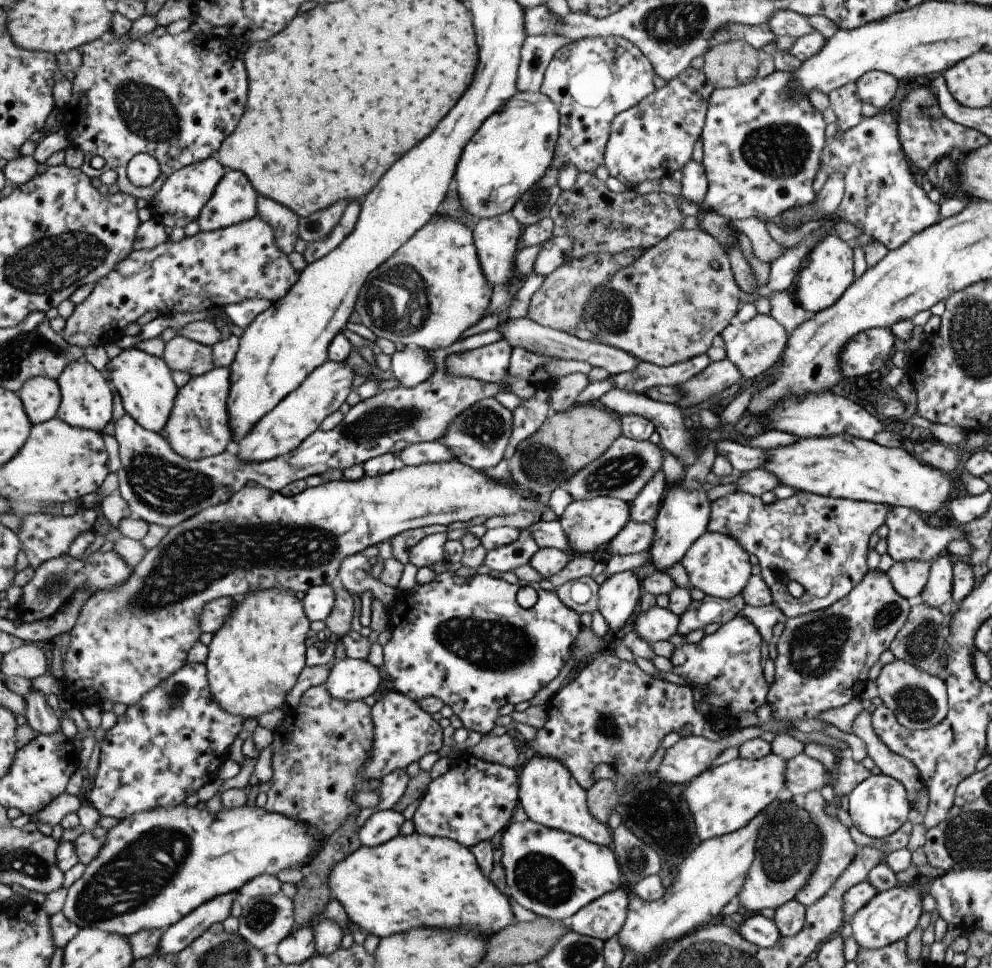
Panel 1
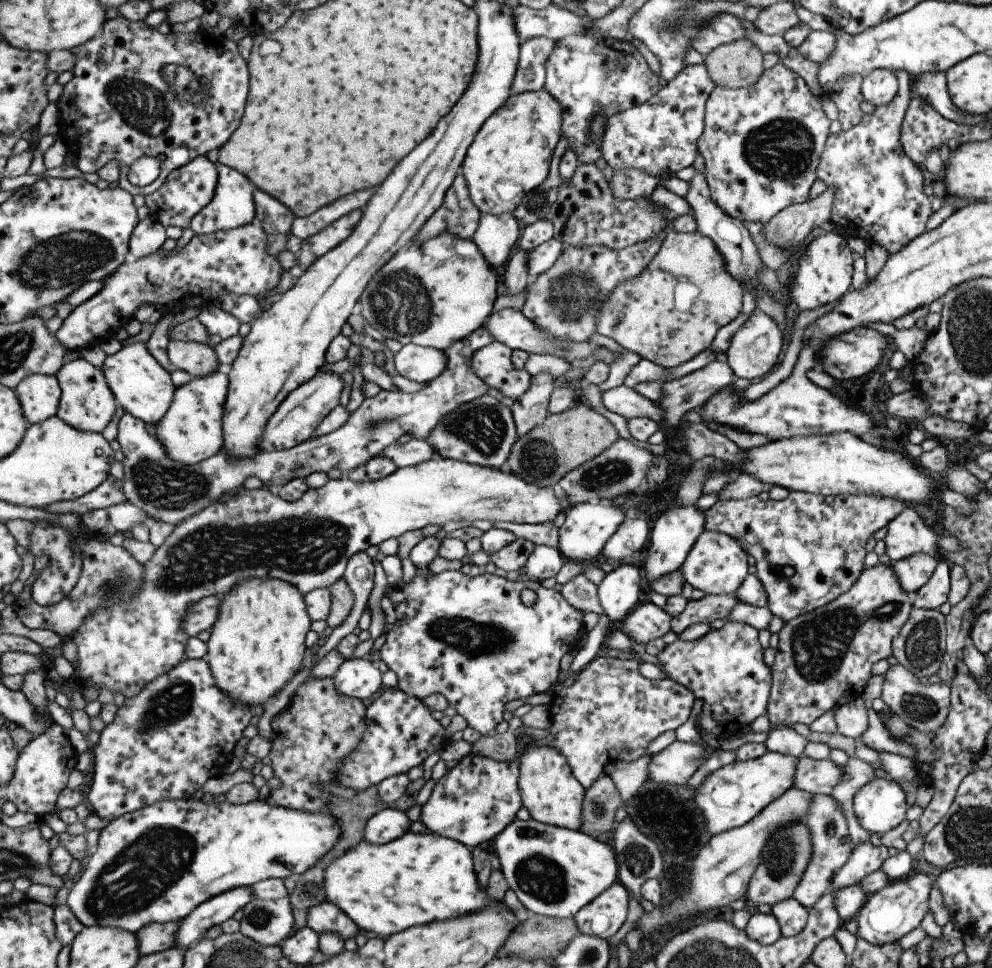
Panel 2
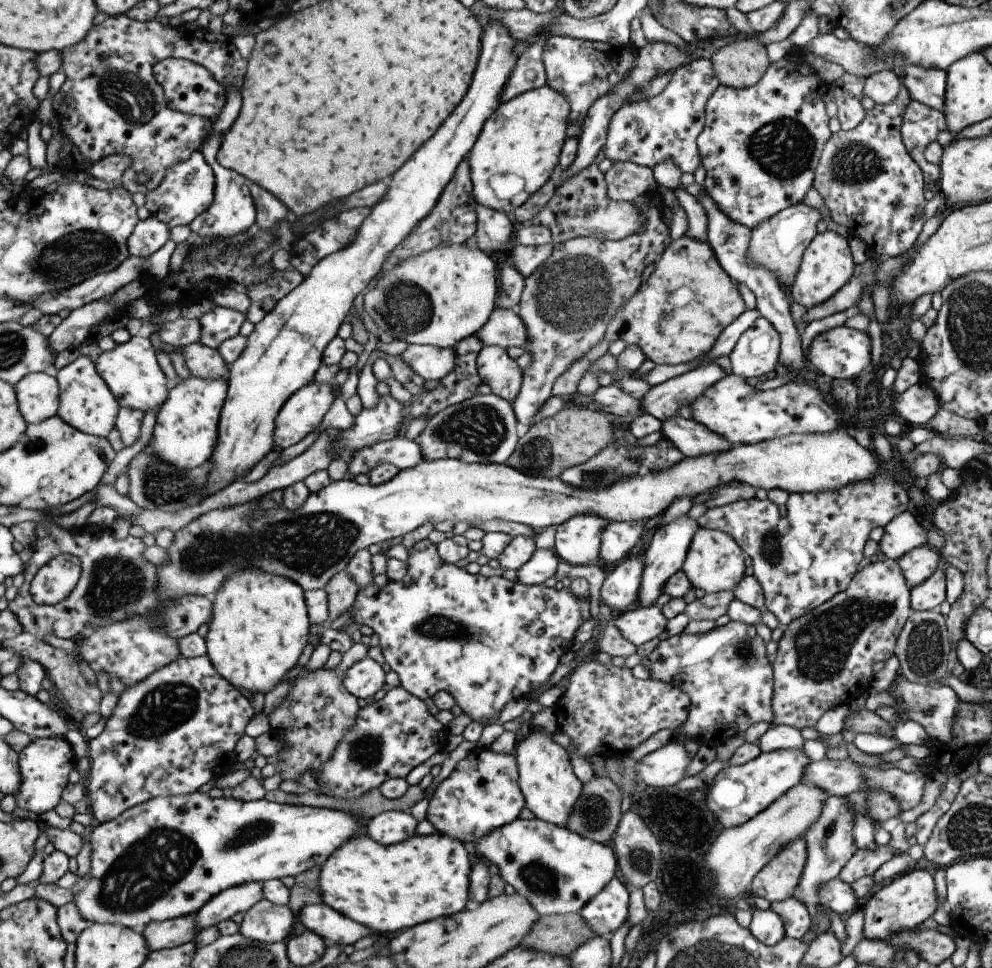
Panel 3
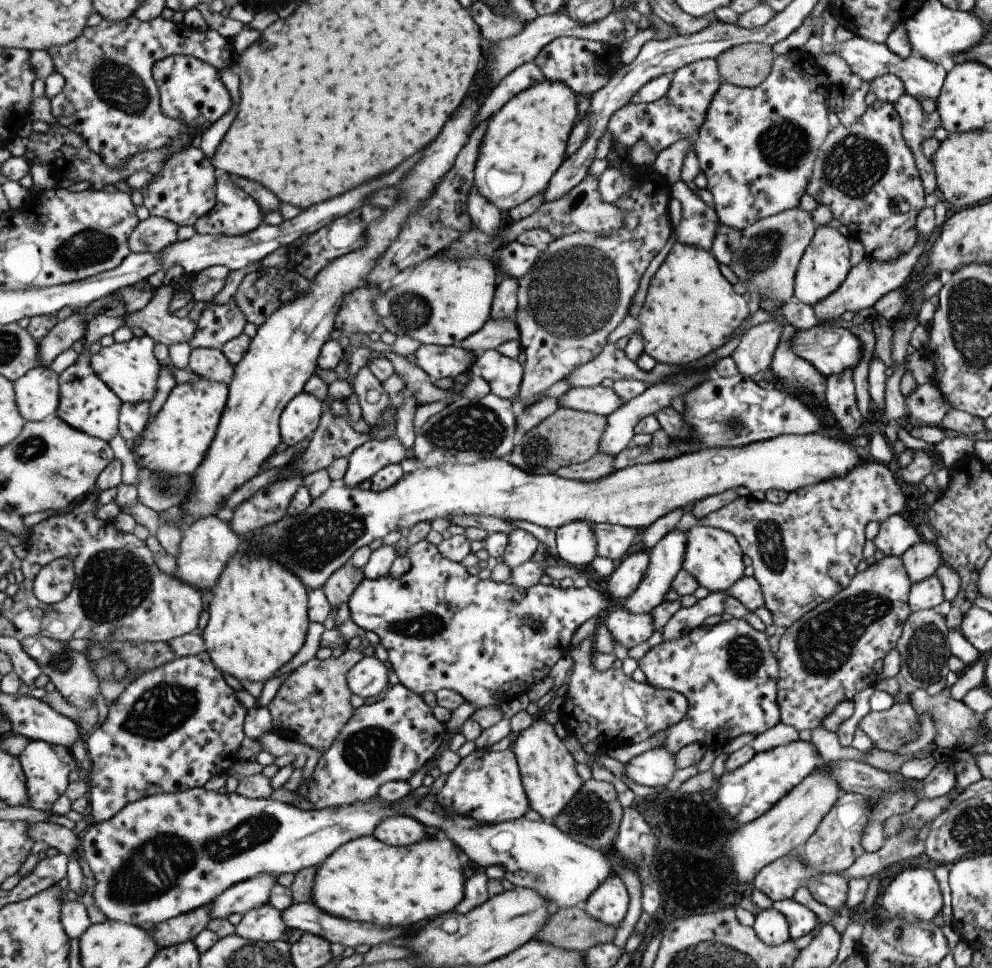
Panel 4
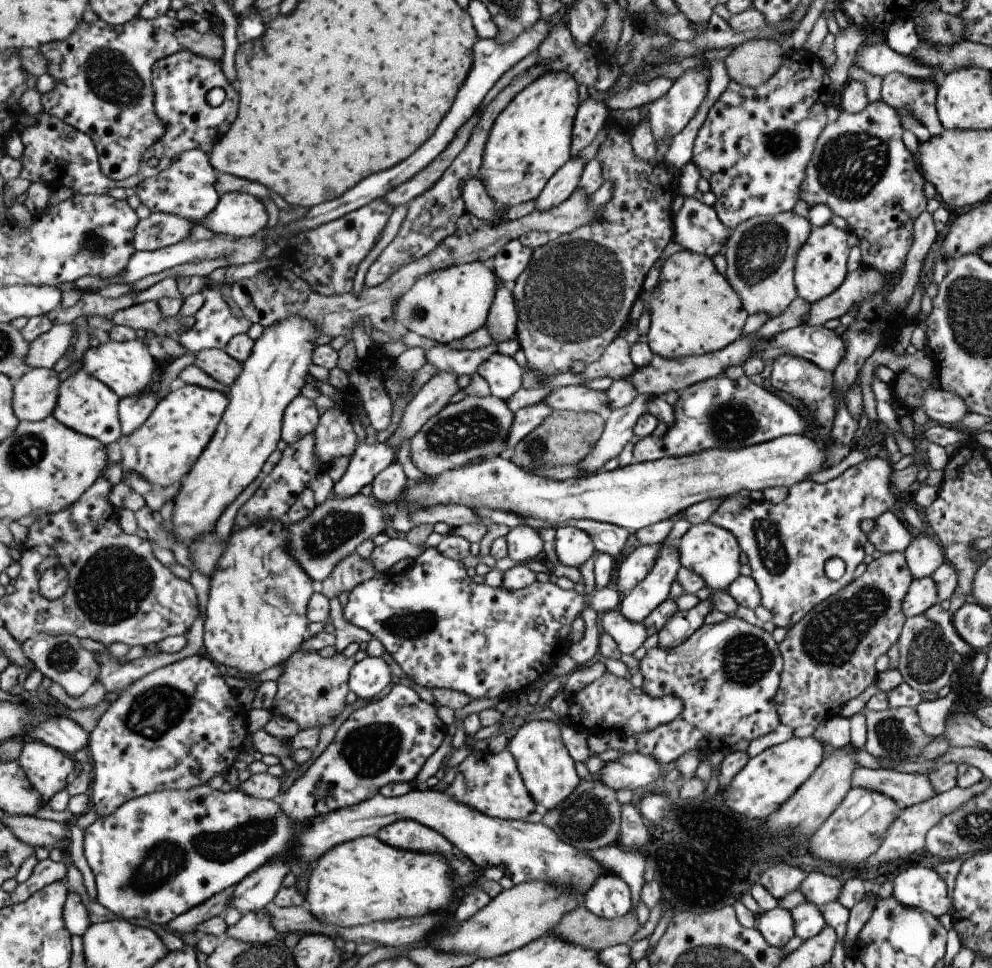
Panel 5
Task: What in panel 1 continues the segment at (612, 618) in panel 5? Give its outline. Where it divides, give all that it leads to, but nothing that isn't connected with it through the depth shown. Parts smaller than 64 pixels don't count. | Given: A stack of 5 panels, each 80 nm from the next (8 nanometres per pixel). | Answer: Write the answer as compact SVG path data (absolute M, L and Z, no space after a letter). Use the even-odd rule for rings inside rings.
M650 606L647 610L635 614L629 624L636 635L647 644L657 641L667 641L671 634L676 634L679 617L667 607Z

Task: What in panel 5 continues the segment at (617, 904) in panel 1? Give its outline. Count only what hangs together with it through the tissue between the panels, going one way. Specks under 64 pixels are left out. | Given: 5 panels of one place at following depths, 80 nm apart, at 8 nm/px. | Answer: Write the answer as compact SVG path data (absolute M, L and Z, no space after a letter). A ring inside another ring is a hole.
M603 872L586 890L581 904L597 917L612 919L631 910L631 893L619 875Z

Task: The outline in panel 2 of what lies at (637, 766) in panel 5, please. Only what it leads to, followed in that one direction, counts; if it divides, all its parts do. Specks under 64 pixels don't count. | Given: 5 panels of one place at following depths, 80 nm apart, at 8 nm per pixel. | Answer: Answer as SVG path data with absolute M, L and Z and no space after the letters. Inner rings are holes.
M670 742L663 750L650 756L647 778L660 785L683 785L701 766L702 744Z

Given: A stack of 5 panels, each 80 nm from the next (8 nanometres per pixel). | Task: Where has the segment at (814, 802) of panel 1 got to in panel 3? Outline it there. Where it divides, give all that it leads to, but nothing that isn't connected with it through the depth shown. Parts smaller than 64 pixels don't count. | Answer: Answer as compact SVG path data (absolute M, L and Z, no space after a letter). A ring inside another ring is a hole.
M835 795L828 796L823 803L819 818L806 830L803 836L806 846L806 857L797 886L797 892L800 896L797 900L805 905L807 912L809 912L807 915L809 915L809 919L812 923L801 939L801 942L805 945L809 945L817 933L816 904L818 903L818 886L831 880L833 877L837 877L841 868L843 868L848 861L848 858L853 856L858 849L852 837L854 812L849 806L850 804L845 797Z

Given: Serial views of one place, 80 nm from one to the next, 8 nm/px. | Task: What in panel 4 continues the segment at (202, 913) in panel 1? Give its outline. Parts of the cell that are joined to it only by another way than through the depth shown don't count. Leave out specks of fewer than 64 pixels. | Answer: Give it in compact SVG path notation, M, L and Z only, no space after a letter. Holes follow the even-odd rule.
M267 873L242 880L237 885L231 885L225 892L219 894L211 902L210 919L226 918L229 914L245 914L248 910L268 902L271 887L276 878Z

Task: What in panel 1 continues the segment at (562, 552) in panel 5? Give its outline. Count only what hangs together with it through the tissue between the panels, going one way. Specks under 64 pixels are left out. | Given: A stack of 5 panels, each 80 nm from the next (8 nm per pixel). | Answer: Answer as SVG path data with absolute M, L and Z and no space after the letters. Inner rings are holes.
M597 497L586 501L571 501L558 518L563 534L567 537L570 554L589 554L605 546L629 519L628 503L611 497Z

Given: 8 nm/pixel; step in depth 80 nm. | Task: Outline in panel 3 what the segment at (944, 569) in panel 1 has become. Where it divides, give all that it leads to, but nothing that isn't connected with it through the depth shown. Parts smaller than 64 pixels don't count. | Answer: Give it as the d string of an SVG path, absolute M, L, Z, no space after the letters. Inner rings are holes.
M943 565L935 569L927 580L914 586L909 591L909 602L912 611L936 610L943 600L945 600Z

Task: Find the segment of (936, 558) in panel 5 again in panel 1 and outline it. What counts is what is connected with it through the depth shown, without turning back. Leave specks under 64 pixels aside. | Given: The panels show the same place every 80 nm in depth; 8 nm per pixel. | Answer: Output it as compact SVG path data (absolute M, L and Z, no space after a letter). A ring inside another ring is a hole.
M908 560L894 562L885 573L895 592L903 598L917 596L925 586L930 561Z

